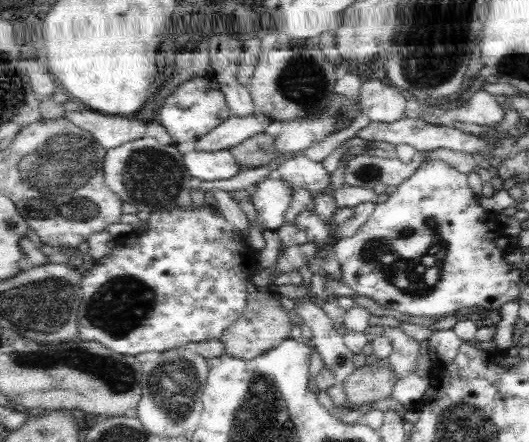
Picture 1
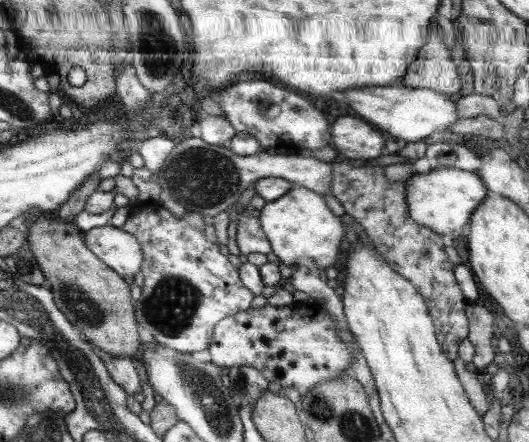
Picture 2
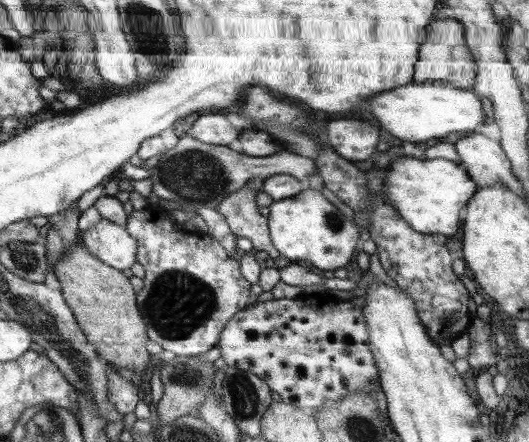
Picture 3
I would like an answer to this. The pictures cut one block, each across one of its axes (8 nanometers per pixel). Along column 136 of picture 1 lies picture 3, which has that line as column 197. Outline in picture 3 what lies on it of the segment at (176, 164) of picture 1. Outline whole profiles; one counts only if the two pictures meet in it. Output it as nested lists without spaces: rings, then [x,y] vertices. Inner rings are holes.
[[[179,138],[176,146],[165,150],[151,172],[151,188],[160,199],[177,204],[190,203],[193,207],[216,206],[232,192],[239,190],[251,178],[266,179],[274,174],[288,174],[304,182],[316,174],[313,159],[281,150],[262,157],[245,156],[227,146],[202,144],[195,138]]]

